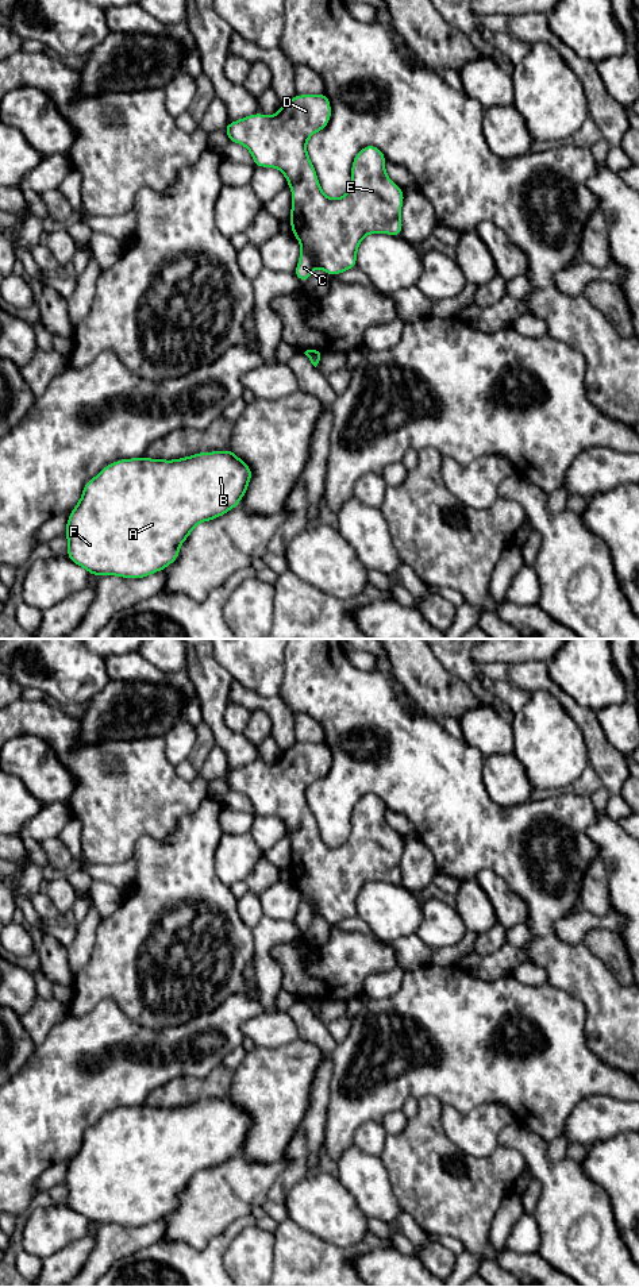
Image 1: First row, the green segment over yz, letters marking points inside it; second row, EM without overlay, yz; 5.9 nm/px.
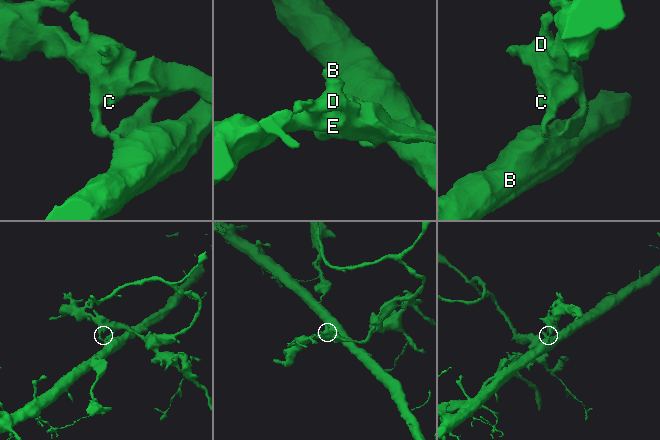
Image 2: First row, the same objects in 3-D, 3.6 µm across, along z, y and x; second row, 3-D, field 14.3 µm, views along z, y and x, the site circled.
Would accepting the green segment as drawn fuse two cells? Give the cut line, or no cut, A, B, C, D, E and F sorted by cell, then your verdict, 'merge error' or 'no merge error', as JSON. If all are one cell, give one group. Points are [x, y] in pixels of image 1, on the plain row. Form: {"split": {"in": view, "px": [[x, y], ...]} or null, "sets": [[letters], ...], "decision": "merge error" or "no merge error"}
{"split": {"in": "yz", "px": [[319, 1001], [310, 1006]]}, "sets": [["A", "B", "F"], ["C", "D", "E"]], "decision": "merge error"}

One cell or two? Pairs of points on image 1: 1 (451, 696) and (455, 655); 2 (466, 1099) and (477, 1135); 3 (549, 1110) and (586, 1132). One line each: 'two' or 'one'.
1: two
2: two
3: two

